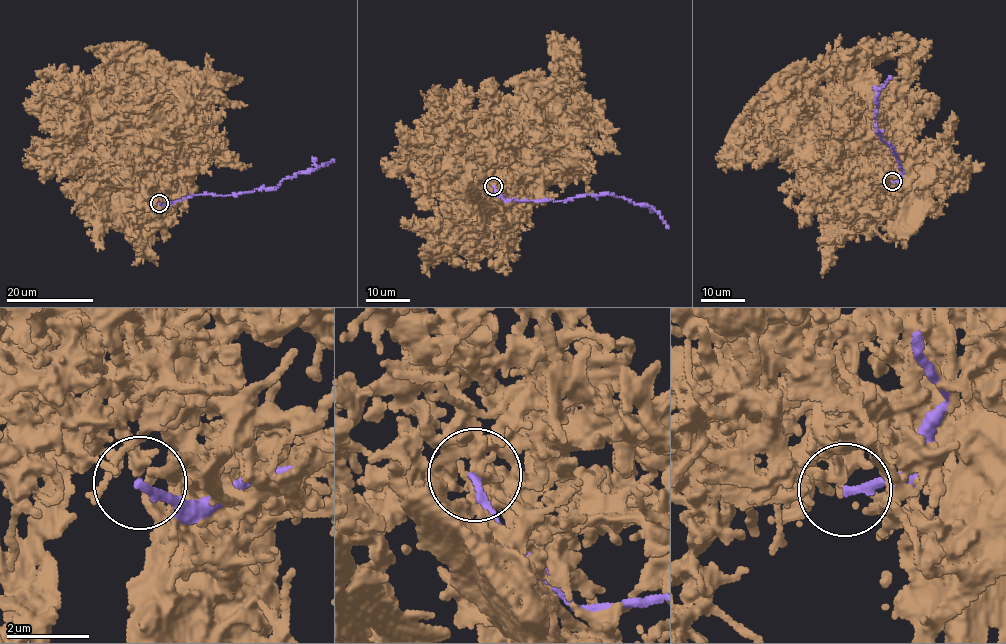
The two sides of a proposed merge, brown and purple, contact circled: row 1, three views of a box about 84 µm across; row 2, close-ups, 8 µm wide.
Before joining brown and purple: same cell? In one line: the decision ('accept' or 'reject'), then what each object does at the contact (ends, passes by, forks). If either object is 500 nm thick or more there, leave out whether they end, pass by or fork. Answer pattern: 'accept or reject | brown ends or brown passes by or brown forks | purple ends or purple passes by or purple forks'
reject | brown passes by | purple ends

